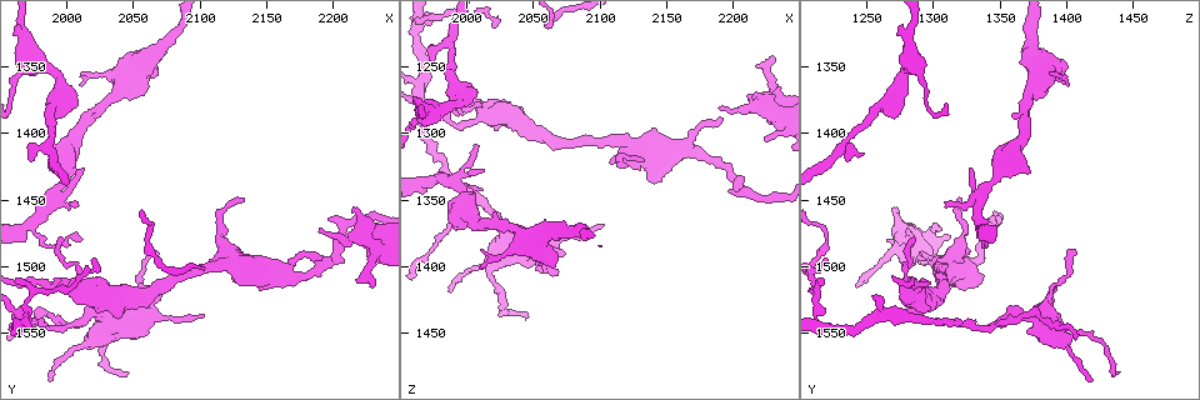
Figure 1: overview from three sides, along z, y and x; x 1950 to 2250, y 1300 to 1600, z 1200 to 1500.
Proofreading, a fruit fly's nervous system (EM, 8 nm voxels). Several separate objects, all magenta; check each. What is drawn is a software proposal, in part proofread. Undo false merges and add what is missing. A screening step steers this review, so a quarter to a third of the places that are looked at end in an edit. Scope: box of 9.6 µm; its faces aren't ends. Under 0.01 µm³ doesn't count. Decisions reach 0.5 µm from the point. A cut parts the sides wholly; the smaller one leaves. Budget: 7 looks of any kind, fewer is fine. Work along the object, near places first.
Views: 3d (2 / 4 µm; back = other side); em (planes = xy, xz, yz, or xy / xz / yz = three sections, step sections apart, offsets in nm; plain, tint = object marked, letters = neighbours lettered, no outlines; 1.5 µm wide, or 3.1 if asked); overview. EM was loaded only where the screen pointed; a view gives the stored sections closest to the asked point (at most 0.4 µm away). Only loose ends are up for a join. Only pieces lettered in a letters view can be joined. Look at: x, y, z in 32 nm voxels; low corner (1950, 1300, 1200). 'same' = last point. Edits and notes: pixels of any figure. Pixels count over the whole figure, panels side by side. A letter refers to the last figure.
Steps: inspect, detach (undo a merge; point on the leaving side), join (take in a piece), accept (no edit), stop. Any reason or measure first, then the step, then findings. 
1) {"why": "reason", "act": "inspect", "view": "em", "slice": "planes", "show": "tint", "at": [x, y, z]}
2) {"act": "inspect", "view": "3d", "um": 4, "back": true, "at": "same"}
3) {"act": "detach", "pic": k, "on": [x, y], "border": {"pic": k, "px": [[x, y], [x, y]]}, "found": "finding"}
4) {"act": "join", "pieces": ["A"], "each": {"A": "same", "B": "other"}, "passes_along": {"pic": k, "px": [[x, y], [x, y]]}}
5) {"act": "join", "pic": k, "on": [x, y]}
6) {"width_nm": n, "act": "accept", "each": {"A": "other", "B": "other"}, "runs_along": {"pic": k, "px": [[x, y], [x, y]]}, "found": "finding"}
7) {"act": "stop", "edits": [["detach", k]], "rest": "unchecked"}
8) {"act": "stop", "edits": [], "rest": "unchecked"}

{"why": "thin end", "act": "inspect", "view": "3d", "um": 2, "at": [2048, 1580, 1436]}

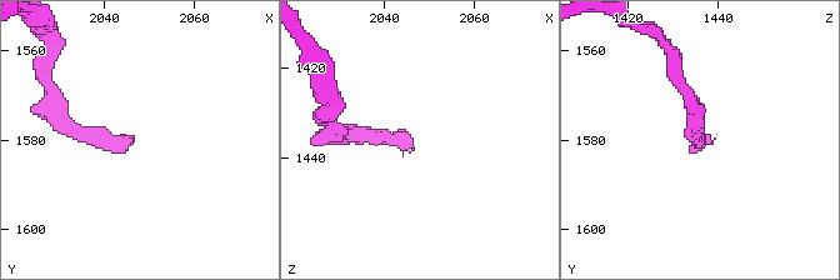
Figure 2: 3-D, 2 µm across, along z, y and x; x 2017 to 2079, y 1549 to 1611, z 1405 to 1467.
{"act": "inspect", "view": "em", "slice": "xz", "step": 8, "show": "letters", "at": [2047, 1580, 1438]}

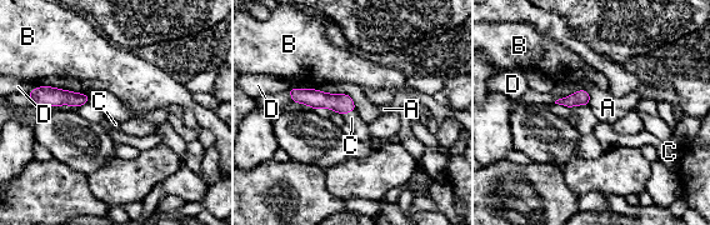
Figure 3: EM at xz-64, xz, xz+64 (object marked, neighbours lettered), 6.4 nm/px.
{"act": "join", "pieces": ["C"], "each": {"A": "other", "B": "other", "C": "same", "D": "other"}, "passes_along": {"pic": 3, "px": [[341, 103], [349, 110], [360, 128]]}, "found": "it goes on there"}

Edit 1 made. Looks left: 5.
{"why": "see it whole again", "act": "inspect", "view": "overview"}

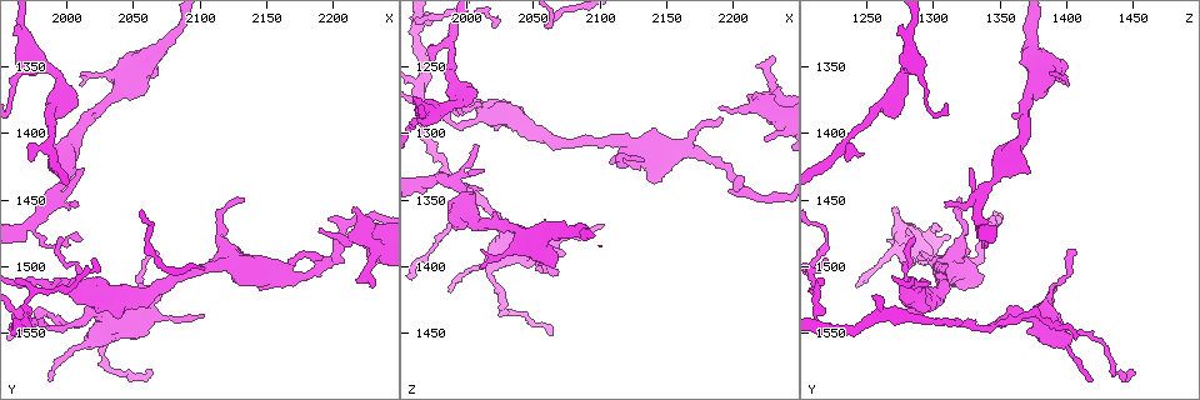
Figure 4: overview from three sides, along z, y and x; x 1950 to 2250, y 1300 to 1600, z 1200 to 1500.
{"why": "sudden change in width", "act": "inspect", "view": "em", "slice": "xz", "step": 4, "show": "tint", "at": [2070, 1538, 1380]}

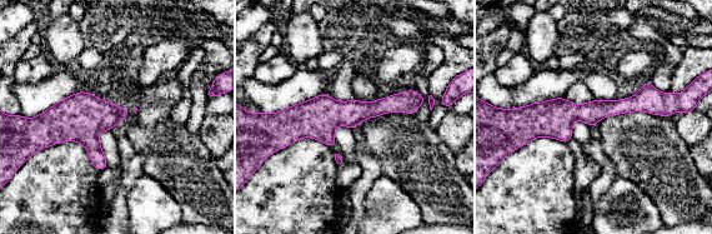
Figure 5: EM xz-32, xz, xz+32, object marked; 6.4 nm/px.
{"why": "cut it another way", "act": "inspect", "view": "em", "slice": "planes", "show": "letters", "at": "same"}

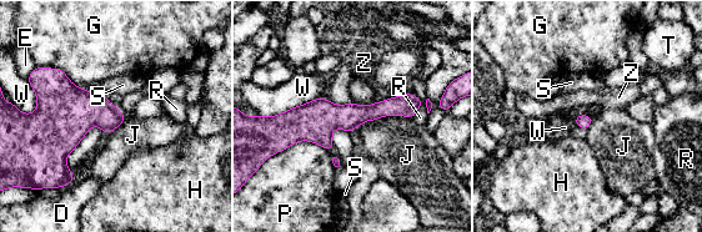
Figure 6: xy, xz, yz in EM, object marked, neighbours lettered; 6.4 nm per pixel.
{"width_nm": 90, "act": "accept", "each": {"D": "other", "E": "other", "G": "other", "H": "other", "J": "other", "P": "other", "R": "other", "S": "other", "T": "other", "W": "other", "Z": "other"}, "border": {"pic": 6, "px": [[126, 116], [106, 135]]}, "found": "all the same neuron"}

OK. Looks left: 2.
{"act": "stop", "edits": [["join", 3]], "rest": "unchecked"}

